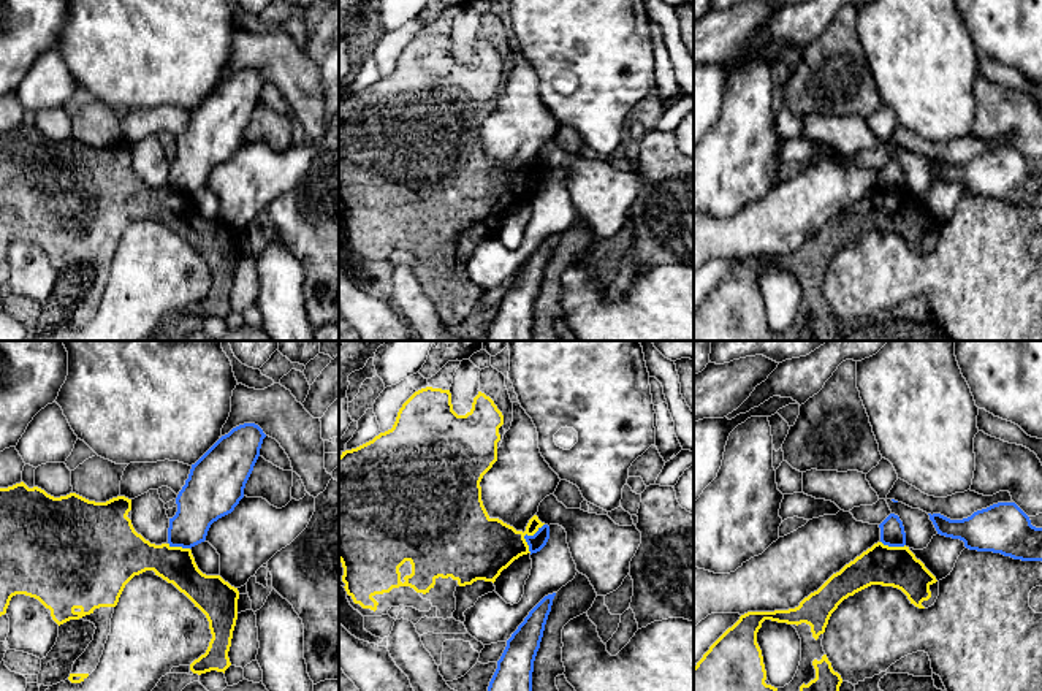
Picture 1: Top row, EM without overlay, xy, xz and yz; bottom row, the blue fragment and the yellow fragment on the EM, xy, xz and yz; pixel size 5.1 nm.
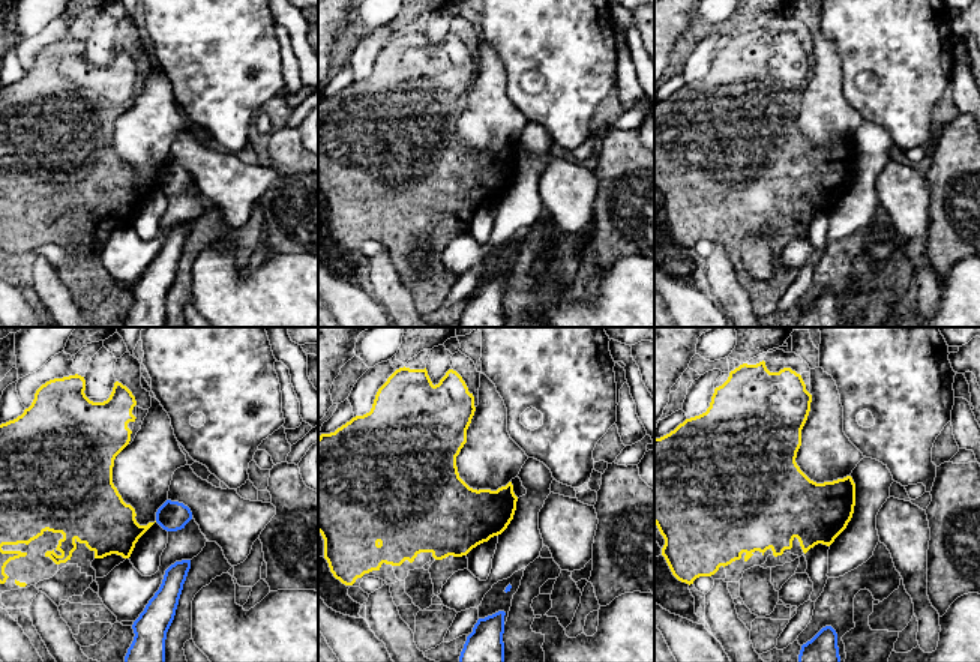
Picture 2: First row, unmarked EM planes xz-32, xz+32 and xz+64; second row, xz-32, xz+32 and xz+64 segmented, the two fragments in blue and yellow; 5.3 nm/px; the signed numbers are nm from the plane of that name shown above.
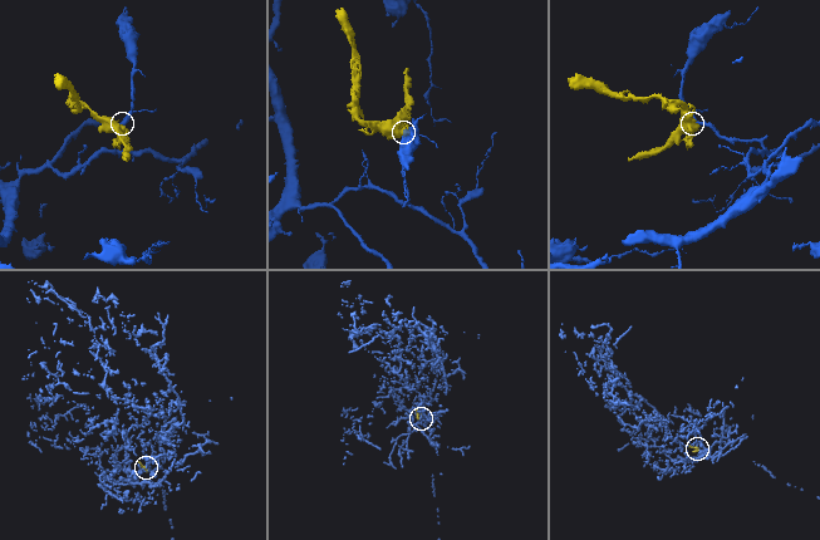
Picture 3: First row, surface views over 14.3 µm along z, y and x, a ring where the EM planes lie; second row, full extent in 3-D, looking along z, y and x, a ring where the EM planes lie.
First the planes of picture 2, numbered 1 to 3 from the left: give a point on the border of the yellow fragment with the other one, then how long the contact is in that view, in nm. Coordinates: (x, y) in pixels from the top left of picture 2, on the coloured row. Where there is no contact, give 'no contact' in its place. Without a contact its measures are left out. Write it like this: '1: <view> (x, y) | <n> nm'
1: no contact
2: no contact
3: no contact

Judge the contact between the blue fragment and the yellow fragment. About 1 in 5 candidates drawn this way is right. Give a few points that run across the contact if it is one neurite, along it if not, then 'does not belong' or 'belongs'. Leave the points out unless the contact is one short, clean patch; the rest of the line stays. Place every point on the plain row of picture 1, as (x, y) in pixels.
xz (543, 168), (532, 179), (524, 181), (529, 197) | does not belong

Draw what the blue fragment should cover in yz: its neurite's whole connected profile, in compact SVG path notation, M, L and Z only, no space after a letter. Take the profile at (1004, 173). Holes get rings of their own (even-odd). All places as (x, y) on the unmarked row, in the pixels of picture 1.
M1015 147L993 149L963 165L950 165L941 158L928 160L937 179L960 184L969 195L1042 206L1042 173L1032 171Z

